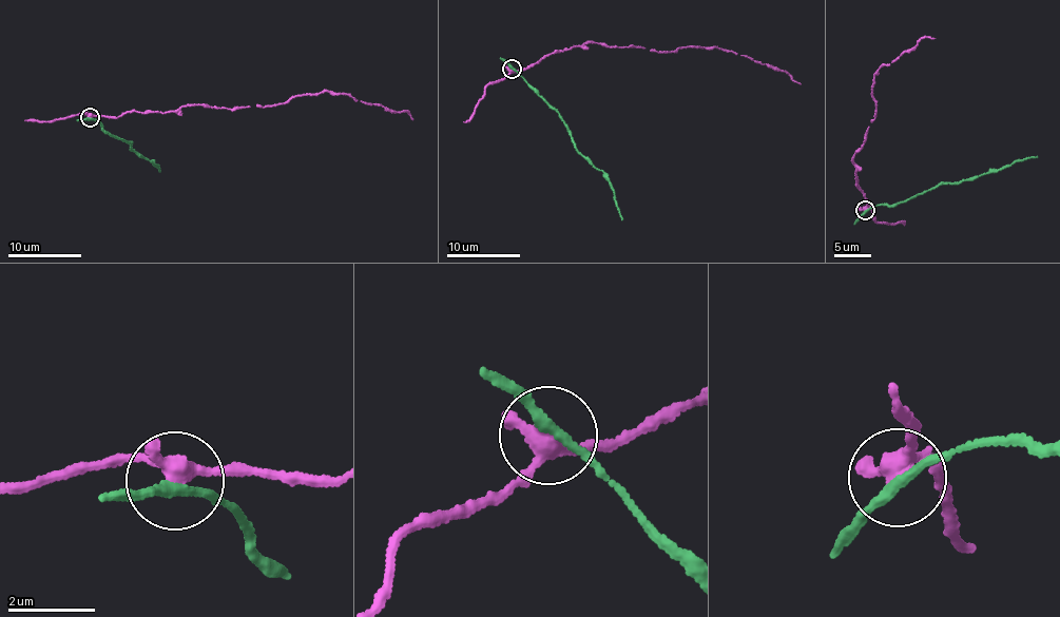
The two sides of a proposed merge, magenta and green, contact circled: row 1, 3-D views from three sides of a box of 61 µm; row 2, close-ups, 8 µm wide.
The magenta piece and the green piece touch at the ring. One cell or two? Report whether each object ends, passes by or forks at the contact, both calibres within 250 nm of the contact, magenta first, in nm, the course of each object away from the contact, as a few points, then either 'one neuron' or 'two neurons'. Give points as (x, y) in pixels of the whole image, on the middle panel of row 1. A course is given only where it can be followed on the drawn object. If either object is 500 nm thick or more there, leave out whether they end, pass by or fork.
magenta passes by; green passes by; calibres 380 and 200 nm; course magenta (512, 70), (530, 69), (550, 54), (585, 43), (675, 52), (704, 46), (728, 50), (786, 71), (801, 84); course green (512, 69), (554, 107), (578, 151), (605, 175), (622, 219); two neurons

